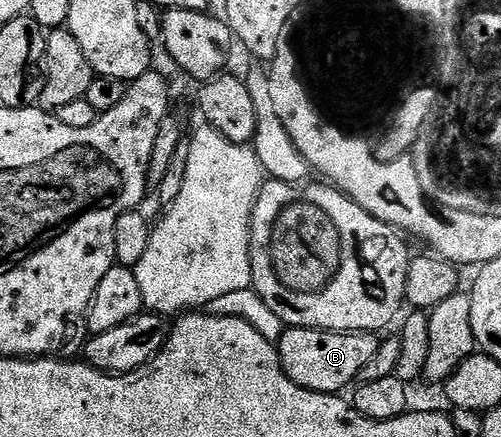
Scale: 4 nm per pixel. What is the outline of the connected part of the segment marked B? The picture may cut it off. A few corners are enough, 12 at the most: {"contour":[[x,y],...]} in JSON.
{"contour":[[286,328],[283,371],[316,393],[348,390],[377,333]]}

